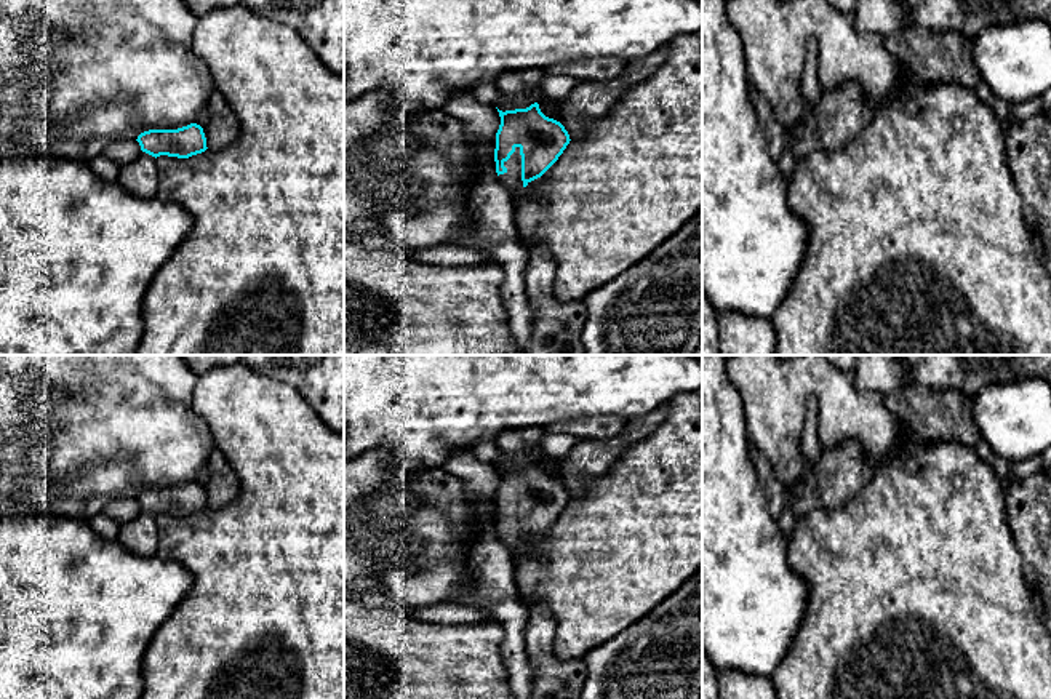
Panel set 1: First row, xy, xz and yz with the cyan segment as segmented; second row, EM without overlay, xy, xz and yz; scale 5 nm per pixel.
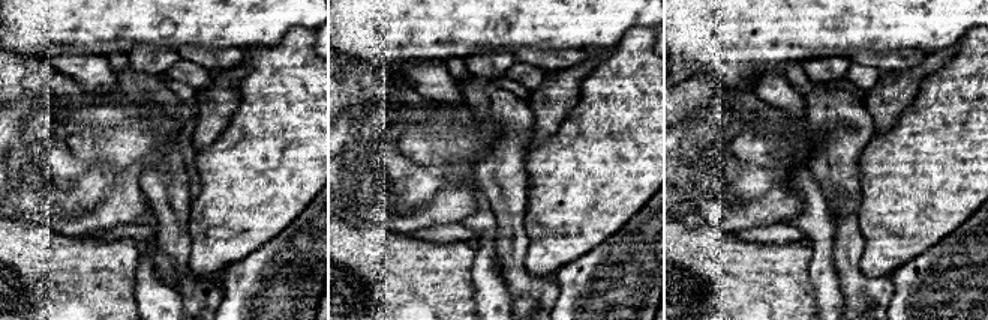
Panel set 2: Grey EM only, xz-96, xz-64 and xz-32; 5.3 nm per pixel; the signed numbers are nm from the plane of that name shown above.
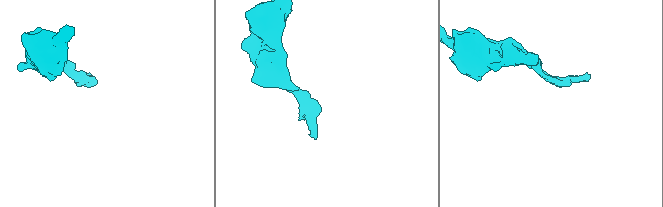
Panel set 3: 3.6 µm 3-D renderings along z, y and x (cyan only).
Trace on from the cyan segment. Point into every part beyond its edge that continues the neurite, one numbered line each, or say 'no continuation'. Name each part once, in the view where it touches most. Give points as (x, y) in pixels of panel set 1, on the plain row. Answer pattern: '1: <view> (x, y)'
1: xz (512, 538)

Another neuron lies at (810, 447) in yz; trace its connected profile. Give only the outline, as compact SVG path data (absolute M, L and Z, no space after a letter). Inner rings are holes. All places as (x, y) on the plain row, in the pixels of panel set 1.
M816 398L808 400L805 425L803 425L801 441L800 441L800 451L811 464L816 462L824 454L824 449L817 437Z

